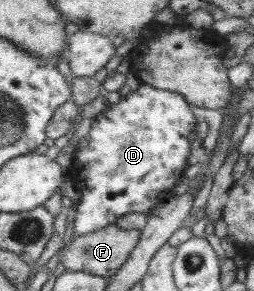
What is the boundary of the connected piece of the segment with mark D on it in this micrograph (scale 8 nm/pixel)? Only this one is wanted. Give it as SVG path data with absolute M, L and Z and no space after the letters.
M140 84L135 91L121 97L117 104L110 105L107 112L95 116L91 123L91 131L89 135L87 135L87 137L81 137L78 141L78 147L77 151L74 153L72 168L68 171L68 175L73 178L75 188L77 188L80 193L78 211L74 213L75 219L73 219L74 237L79 237L79 235L85 235L86 233L91 233L103 229L103 227L116 224L123 215L133 213L148 214L158 204L168 200L172 196L171 191L173 191L176 185L180 182L181 176L185 173L188 167L187 159L190 155L192 146L191 141L189 141L189 135L193 133L193 129L195 129L197 123L198 121L195 119L195 115L191 112L190 103L187 102L181 93L162 90L149 84Z

